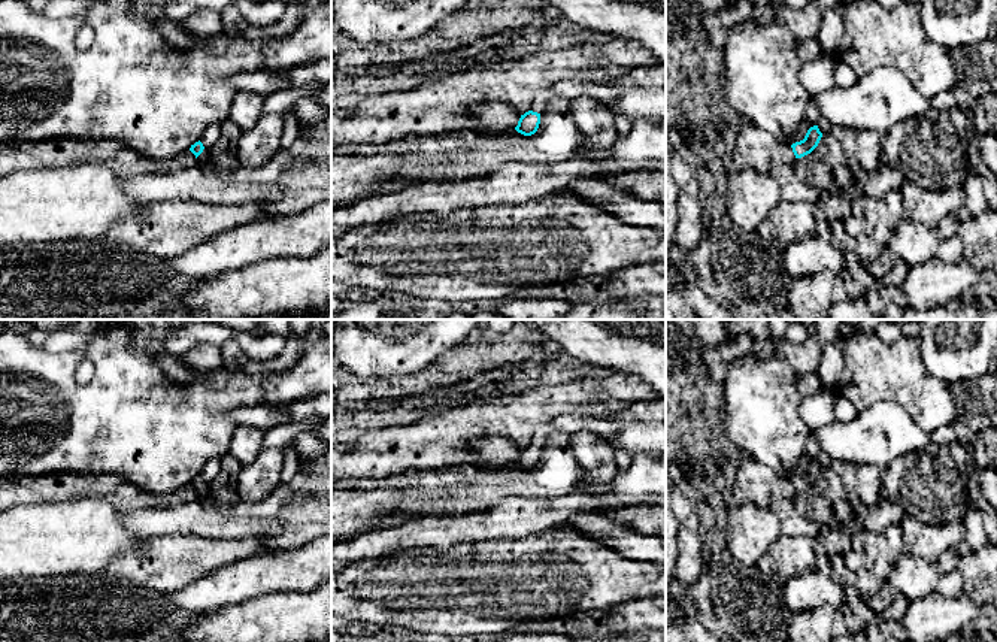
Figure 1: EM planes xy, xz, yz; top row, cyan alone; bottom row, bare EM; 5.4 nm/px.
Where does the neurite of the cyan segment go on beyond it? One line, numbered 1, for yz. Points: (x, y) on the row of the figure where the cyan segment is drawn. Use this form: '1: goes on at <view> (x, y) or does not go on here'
1: goes on at yz (784, 154)

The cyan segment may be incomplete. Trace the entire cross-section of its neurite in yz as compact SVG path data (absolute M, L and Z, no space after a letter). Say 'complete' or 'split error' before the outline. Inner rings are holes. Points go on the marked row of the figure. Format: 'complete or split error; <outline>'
split error; M813 125L807 130L803 140L788 145L781 142L778 149L773 152L773 163L782 166L793 166L797 158L801 158L810 154L819 143L822 133L818 125Z

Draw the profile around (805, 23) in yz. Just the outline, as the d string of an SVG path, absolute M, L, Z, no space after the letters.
M809 0L803 9L791 9L785 3L754 6L752 16L760 24L782 19L797 42L816 37L824 13L839 0Z

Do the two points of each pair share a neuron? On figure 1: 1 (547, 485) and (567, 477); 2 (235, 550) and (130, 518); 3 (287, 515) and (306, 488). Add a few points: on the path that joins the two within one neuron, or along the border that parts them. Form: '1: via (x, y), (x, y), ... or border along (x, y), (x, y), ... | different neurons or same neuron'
1: via (551, 481), (555, 477), (563, 477) | same neuron
2: border along (151, 536), (197, 533), (211, 539) | different neurons
3: border along (302, 493), (315, 496) | different neurons

